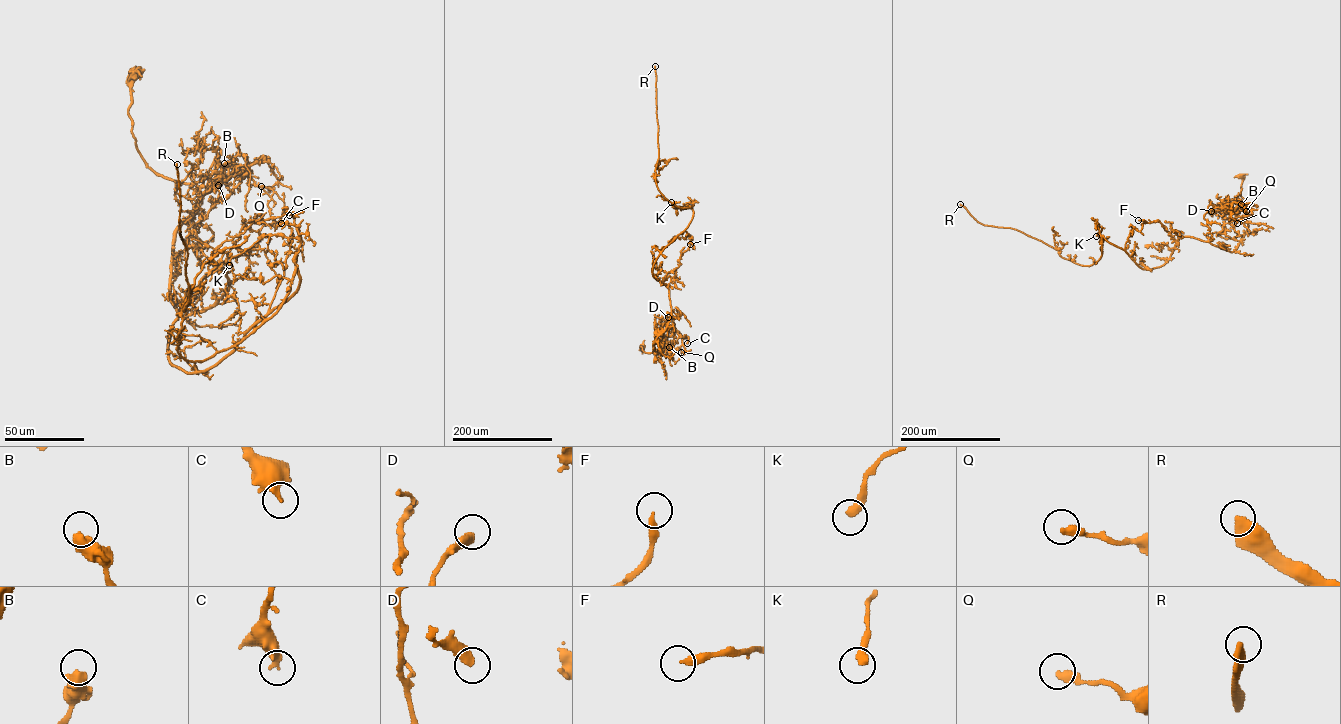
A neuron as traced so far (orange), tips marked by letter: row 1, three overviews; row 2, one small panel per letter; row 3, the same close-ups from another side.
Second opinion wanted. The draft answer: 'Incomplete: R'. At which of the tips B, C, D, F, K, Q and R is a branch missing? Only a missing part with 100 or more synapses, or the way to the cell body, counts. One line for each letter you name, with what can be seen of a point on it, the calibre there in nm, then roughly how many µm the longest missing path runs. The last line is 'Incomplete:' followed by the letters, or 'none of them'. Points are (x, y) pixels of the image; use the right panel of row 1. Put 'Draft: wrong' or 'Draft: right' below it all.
R: Place: (960, 204). Thickness 440 nm. Missing length about 250 µm
Incomplete: R
Draft: right

